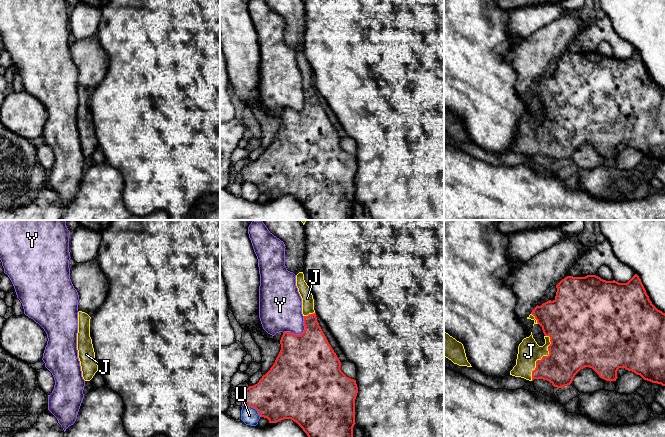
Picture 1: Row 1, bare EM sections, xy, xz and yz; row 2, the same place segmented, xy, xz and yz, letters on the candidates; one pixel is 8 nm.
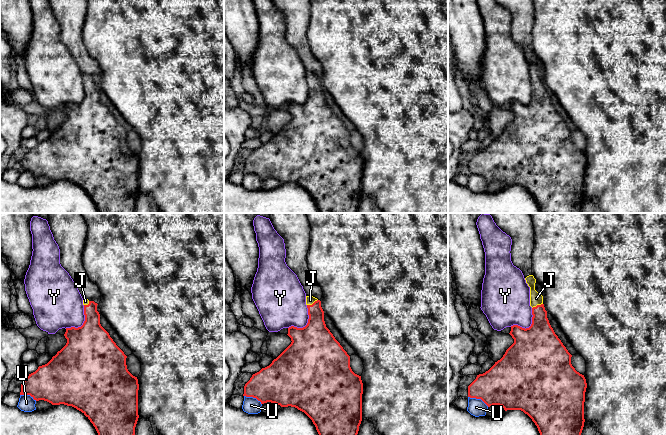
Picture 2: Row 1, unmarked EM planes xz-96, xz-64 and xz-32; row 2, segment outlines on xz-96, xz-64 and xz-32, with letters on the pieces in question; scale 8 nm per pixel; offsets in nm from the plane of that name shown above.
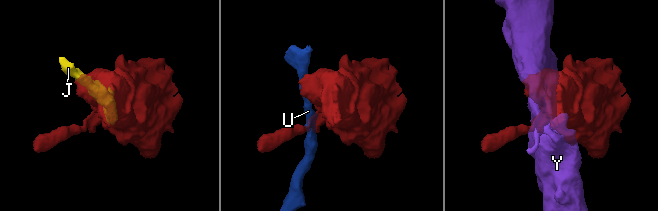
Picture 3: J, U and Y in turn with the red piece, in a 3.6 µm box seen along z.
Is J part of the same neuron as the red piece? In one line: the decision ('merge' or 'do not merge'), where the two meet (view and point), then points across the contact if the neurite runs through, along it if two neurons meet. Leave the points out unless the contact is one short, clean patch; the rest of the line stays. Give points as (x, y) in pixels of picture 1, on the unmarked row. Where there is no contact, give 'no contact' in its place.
merge; contact yz (542, 133)

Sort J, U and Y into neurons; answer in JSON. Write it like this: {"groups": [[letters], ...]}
{"groups": [["J"], ["U"], ["Y"]]}

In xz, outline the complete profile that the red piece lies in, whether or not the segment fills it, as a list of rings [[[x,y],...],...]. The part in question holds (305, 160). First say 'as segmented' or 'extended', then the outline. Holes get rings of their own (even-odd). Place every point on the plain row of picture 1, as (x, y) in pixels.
extended | [[[303,48],[296,51],[296,62],[302,74],[305,106],[301,111],[283,109],[280,116],[281,126],[275,139],[257,160],[249,162],[242,169],[242,181],[255,184],[260,193],[267,194],[269,199],[284,195],[293,196],[307,210],[310,220],[353,220],[353,203],[356,200],[355,175],[358,169],[356,156],[347,153],[340,145],[341,138],[317,97],[313,71],[304,56]]]

